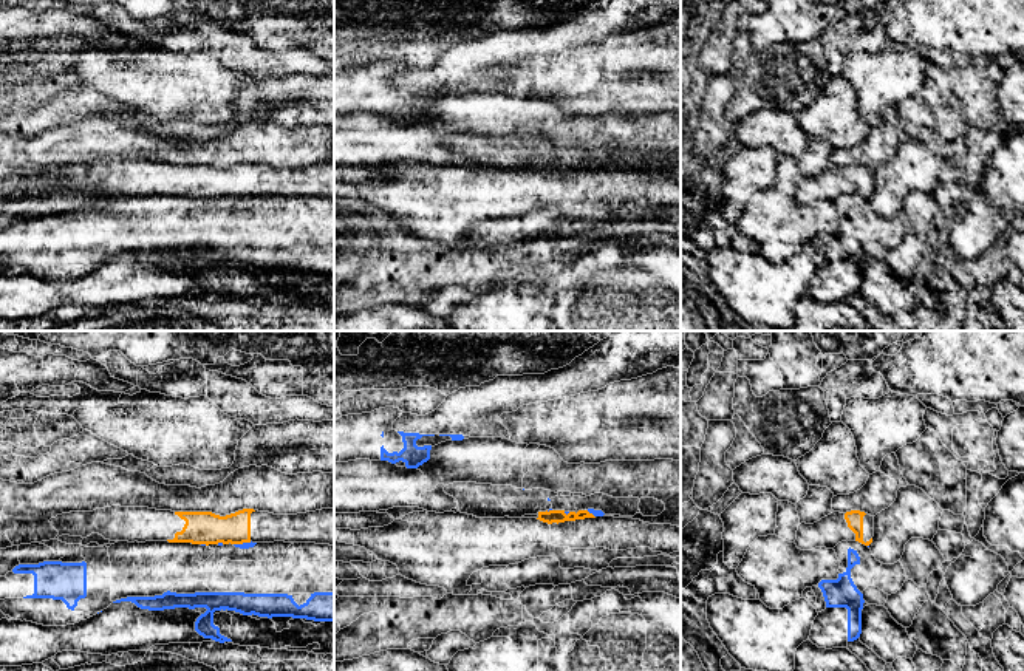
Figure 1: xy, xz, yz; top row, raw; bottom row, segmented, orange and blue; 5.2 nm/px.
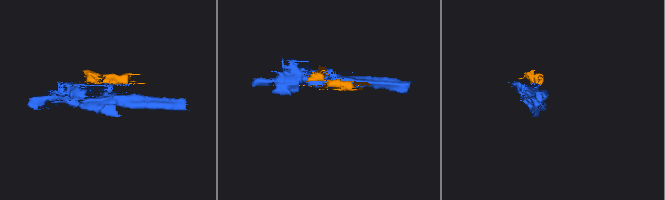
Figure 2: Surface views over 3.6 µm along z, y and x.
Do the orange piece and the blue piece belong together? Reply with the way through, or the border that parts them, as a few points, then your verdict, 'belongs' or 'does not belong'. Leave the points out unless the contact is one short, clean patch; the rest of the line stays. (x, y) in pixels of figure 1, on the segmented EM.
border xy (251, 541), (234, 544); does not belong

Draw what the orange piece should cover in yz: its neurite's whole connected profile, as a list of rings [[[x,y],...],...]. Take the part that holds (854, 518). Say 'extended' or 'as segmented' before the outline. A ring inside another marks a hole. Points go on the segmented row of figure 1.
extended; [[[860,510],[832,512],[814,524],[801,523],[795,544],[801,550],[812,550],[815,547],[834,549],[841,541],[854,540],[869,546],[872,536],[874,516]]]

